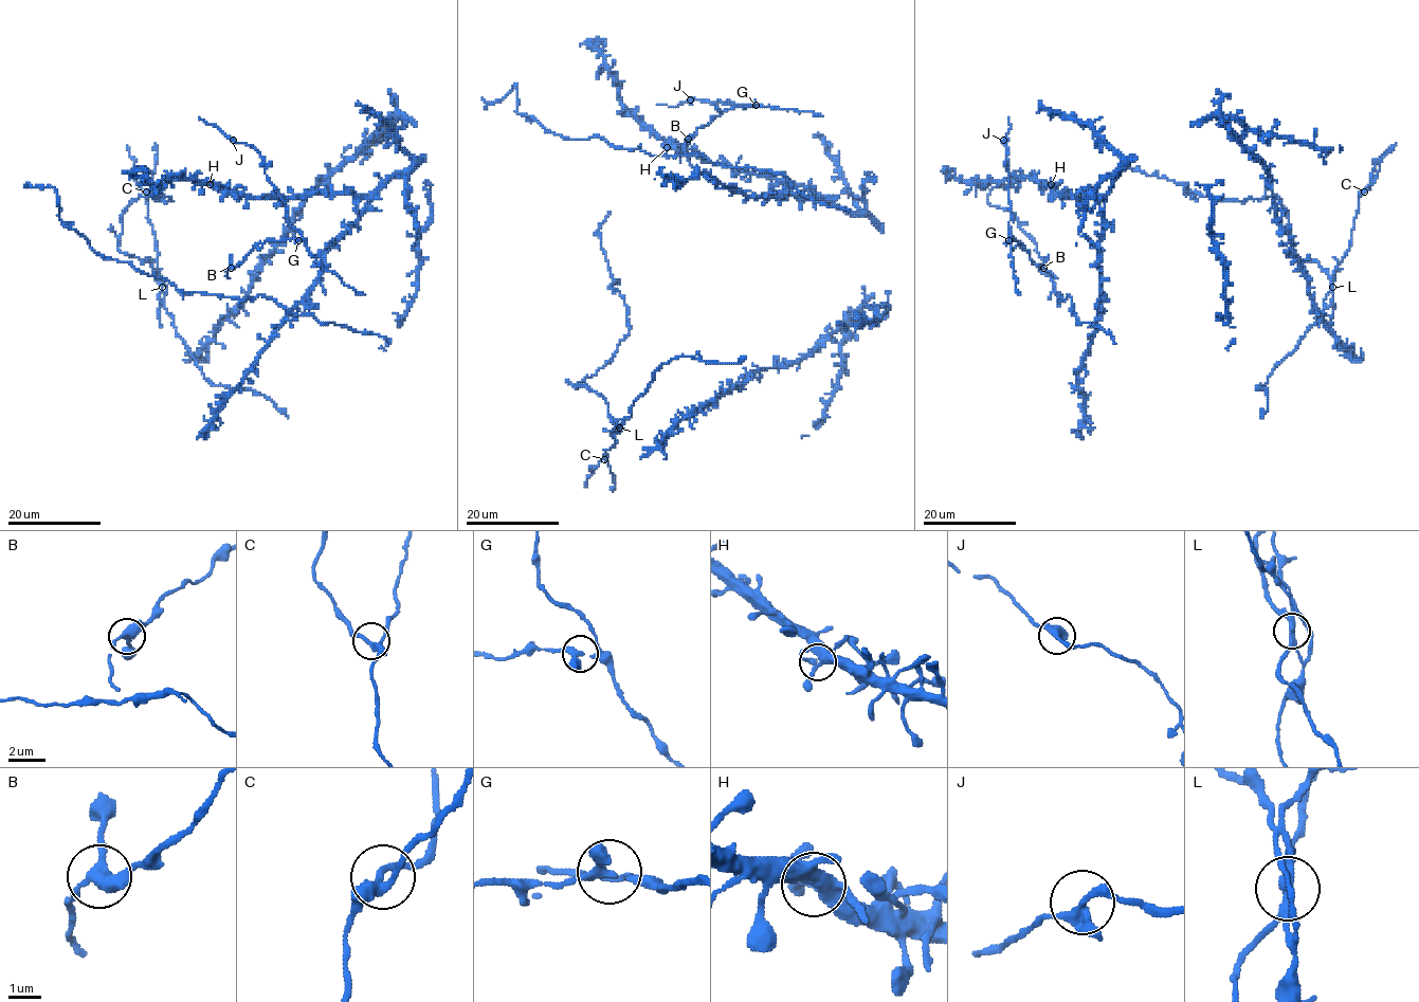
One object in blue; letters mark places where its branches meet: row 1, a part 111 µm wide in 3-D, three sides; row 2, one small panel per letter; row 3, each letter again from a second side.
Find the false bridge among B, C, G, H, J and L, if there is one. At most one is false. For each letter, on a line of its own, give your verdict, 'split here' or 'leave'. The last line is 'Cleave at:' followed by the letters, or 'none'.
B: leave
C: leave
G: leave
H: leave
J: leave
L: split here
Cleave at: L

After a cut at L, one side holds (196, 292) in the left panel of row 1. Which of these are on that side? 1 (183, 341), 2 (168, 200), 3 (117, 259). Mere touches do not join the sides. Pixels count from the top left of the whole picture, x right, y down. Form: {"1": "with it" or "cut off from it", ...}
{"1": "with it", "2": "cut off from it", "3": "with it"}

